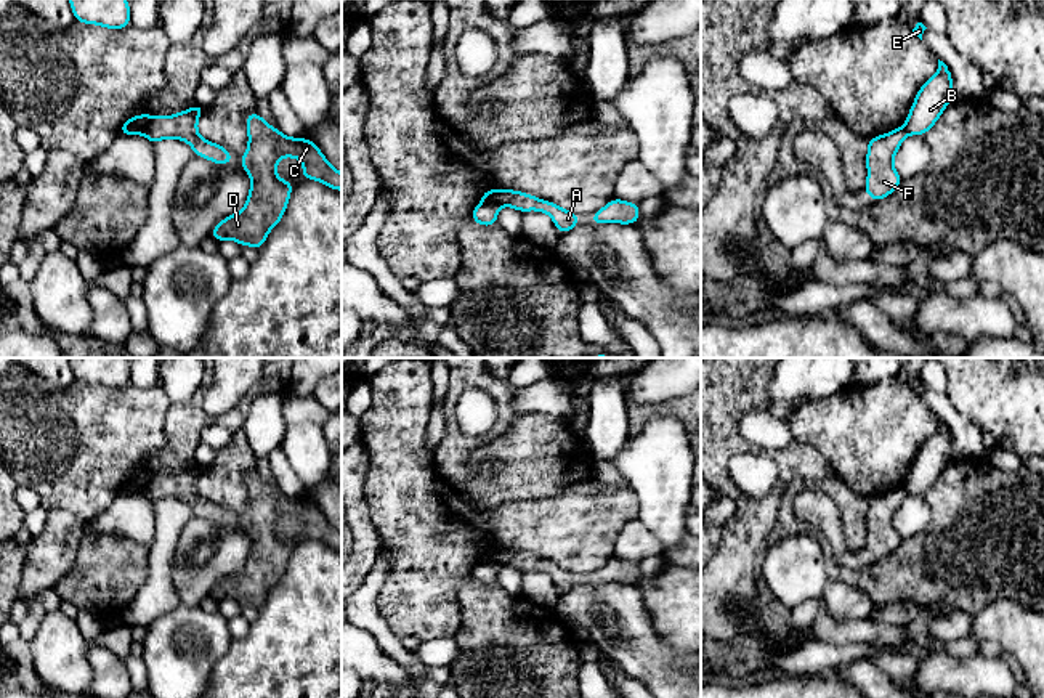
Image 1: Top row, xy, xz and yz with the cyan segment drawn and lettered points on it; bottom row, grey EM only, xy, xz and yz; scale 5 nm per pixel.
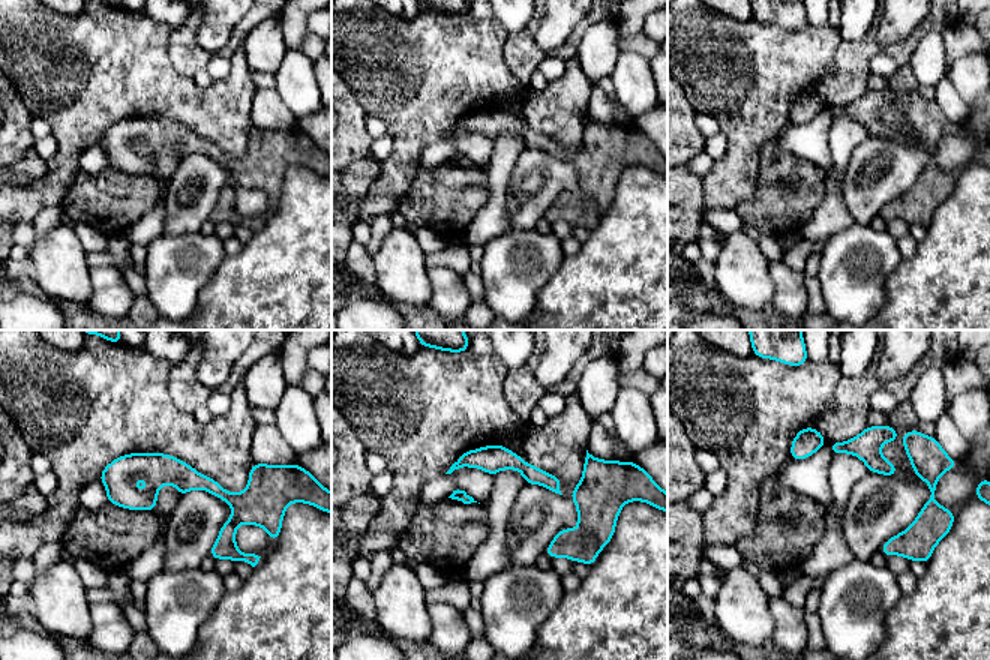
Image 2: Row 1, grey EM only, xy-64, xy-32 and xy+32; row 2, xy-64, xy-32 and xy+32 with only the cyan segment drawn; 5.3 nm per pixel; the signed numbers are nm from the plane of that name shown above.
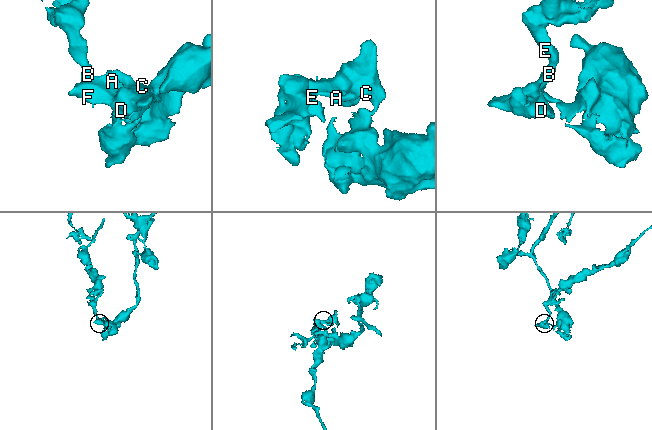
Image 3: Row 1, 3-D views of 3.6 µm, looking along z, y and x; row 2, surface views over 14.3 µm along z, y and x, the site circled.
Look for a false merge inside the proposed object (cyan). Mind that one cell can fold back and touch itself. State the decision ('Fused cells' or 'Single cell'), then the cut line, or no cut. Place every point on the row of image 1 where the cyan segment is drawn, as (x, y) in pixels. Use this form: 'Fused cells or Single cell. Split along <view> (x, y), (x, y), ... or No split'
Fused cells. Split along xy (151, 116), (140, 129), (125, 133)

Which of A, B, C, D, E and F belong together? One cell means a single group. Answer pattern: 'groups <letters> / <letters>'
groups A C D F / B E

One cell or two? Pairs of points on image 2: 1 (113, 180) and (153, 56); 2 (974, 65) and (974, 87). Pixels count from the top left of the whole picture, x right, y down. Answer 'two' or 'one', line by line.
1: two
2: one

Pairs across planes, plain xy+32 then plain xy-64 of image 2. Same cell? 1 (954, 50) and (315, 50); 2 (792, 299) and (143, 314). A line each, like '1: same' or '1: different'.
1: same
2: different

